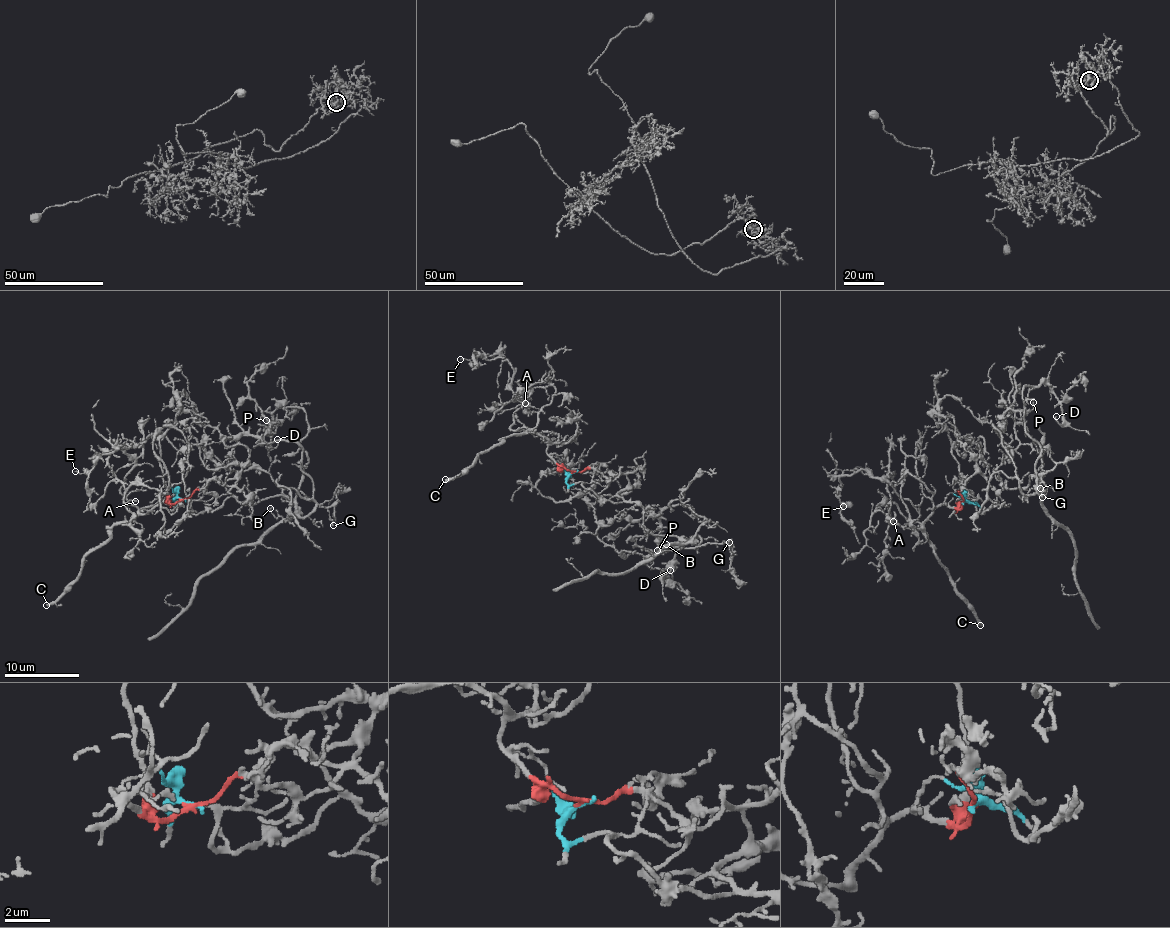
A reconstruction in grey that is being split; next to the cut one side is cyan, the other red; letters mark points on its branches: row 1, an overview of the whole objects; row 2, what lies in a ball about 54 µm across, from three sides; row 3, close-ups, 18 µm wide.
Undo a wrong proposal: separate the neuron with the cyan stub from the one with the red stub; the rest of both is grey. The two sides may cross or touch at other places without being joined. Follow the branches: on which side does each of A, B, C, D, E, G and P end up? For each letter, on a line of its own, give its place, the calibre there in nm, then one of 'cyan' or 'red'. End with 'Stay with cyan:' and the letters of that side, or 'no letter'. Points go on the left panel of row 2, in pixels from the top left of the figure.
A: (135, 501) | 150 nm | red
B: (270, 508) | 130 nm | cyan
C: (46, 605) | 320 nm | red
D: (277, 439) | 160 nm | cyan
E: (75, 471) | 120 nm | red
G: (333, 525) | 110 nm | cyan
P: (266, 420) | 150 nm | cyan
Stay with cyan: B, D, G, P

